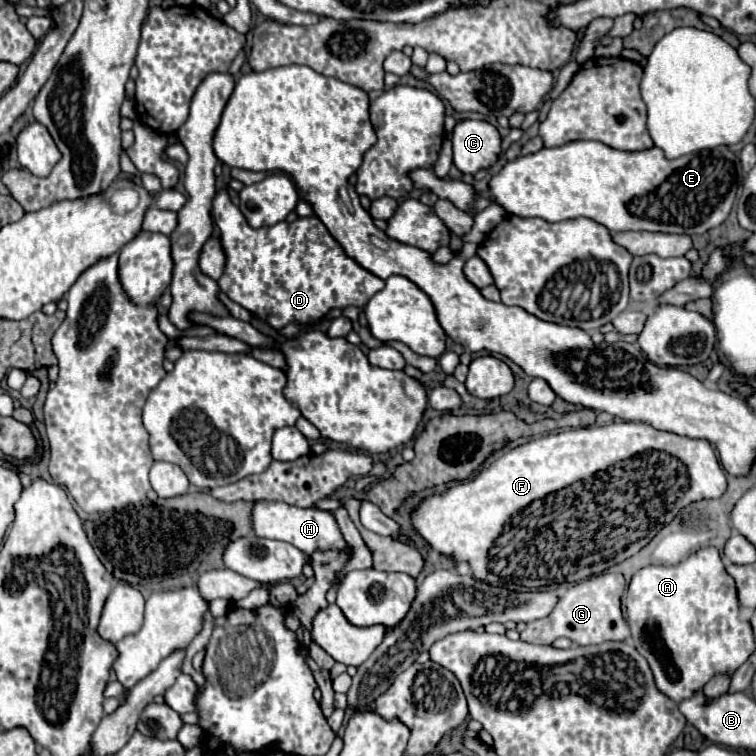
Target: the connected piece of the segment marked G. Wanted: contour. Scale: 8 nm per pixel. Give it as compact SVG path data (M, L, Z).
M601 573L581 583L569 585L559 591L559 601L549 617L527 623L521 631L521 639L535 645L551 645L559 637L567 637L577 645L597 645L603 641L623 641L631 635L631 629L621 613L621 595L627 583L621 573Z

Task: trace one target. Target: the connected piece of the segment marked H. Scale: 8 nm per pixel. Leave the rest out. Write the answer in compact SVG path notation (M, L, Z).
M257 501L253 507L253 527L255 527L257 537L287 541L287 543L295 545L307 557L311 557L315 551L345 551L349 559L353 555L353 549L343 539L343 533L331 511L321 511L321 509L313 509L313 507L301 509L301 507L285 505L285 503Z

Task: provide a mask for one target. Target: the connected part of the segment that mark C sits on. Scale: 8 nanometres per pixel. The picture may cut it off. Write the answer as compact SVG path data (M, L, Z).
M463 121L453 129L453 163L461 173L477 173L497 163L501 135L487 121Z

